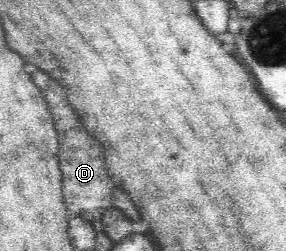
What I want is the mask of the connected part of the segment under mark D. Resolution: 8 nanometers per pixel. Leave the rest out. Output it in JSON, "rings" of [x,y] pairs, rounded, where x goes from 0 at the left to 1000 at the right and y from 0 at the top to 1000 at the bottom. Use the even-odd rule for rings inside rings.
{"rings":[[[129,279],[115,295],[122,335],[157,367],[164,414],[178,430],[178,454],[192,470],[192,502],[206,526],[206,653],[220,697],[220,781],[231,825],[252,849],[273,853],[283,869],[346,896],[357,853],[381,829],[395,825],[395,725],[374,693],[367,669],[367,629],[360,629],[360,590],[339,582],[339,558],[304,534],[290,486],[255,454],[227,367],[213,343],[171,311],[157,287]],[[325,582],[325,598],[318,598]]]}

